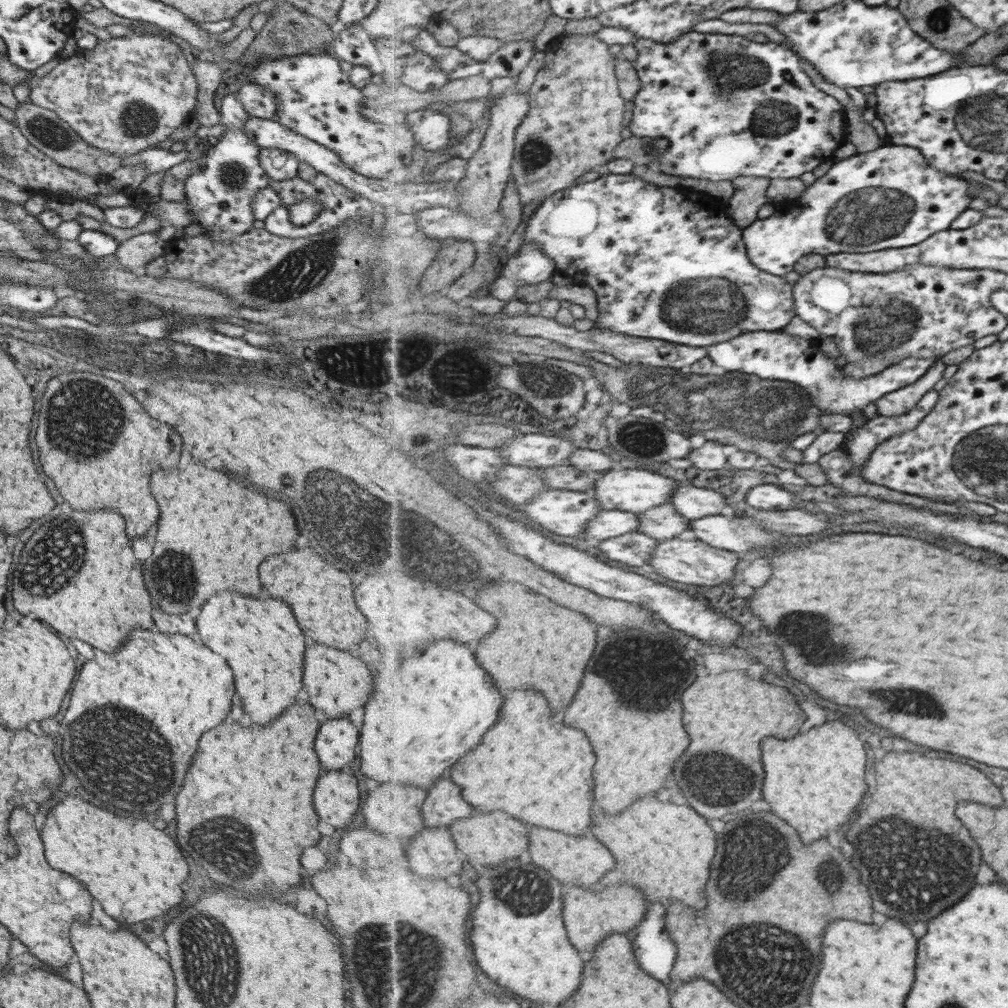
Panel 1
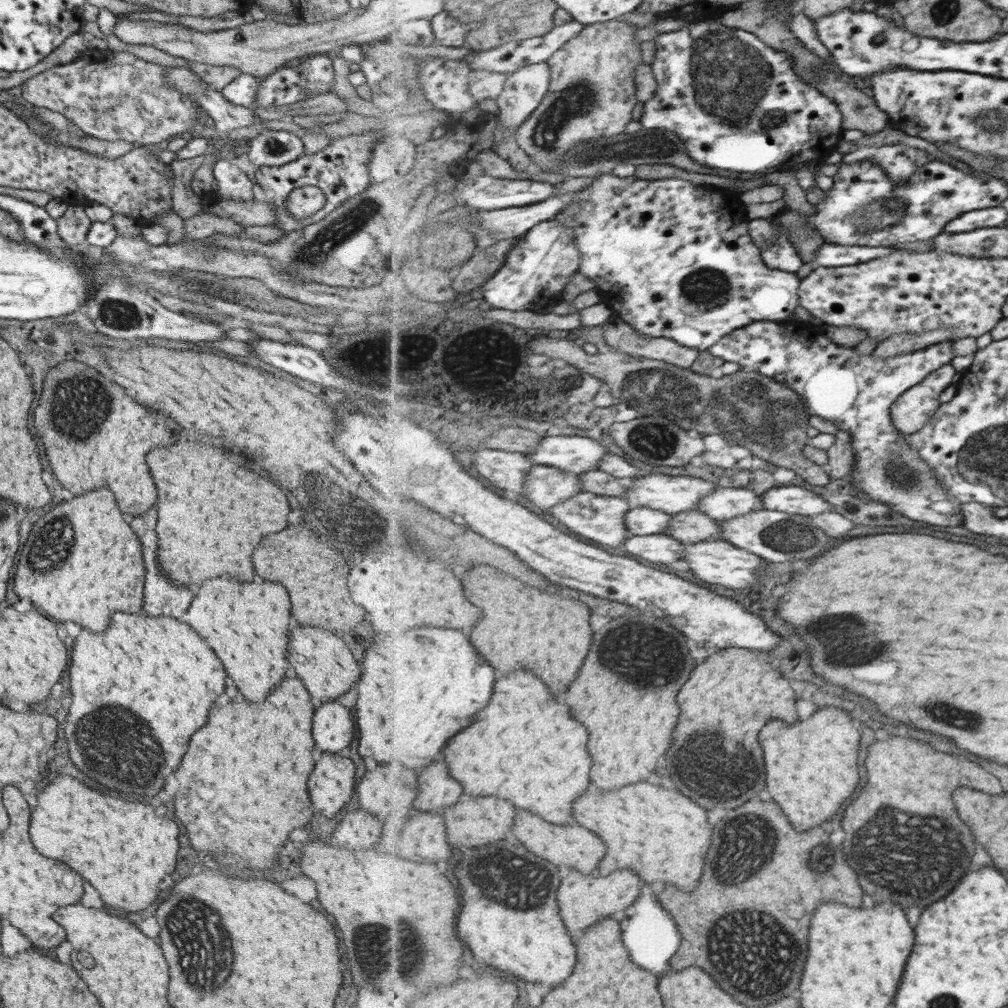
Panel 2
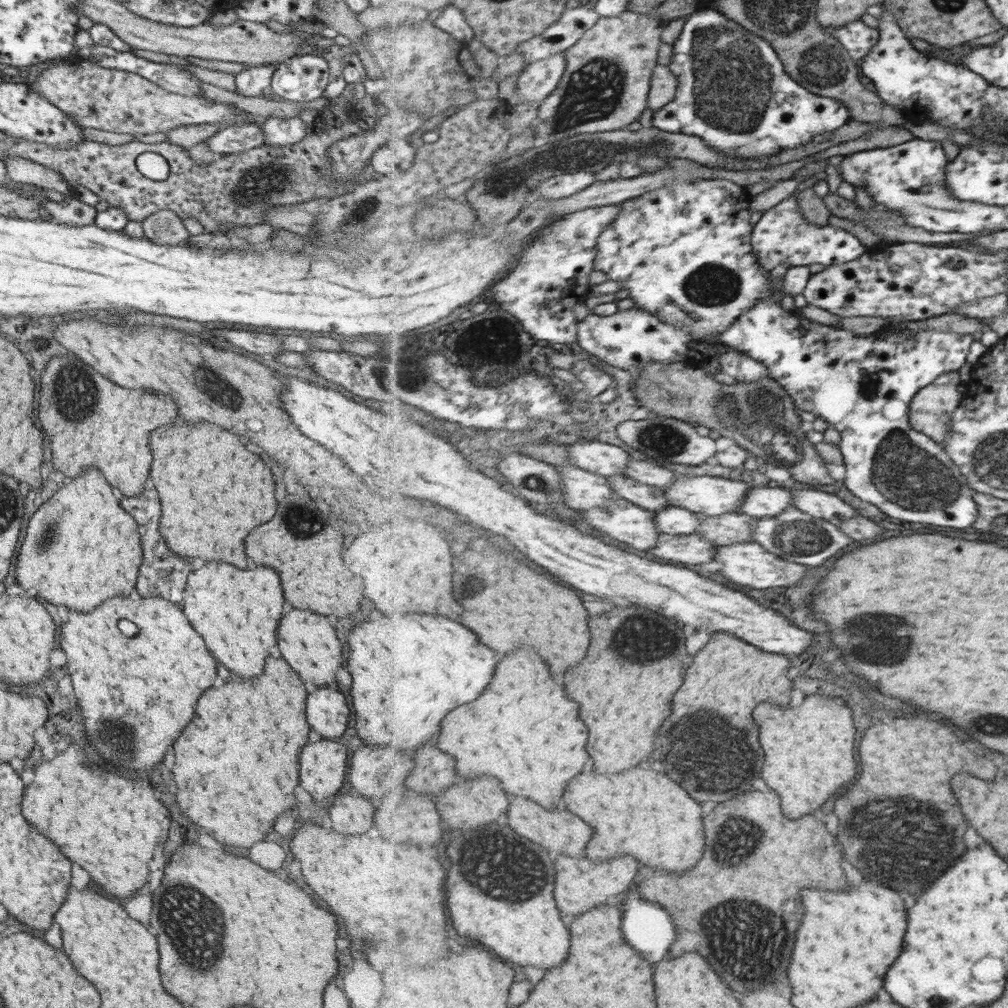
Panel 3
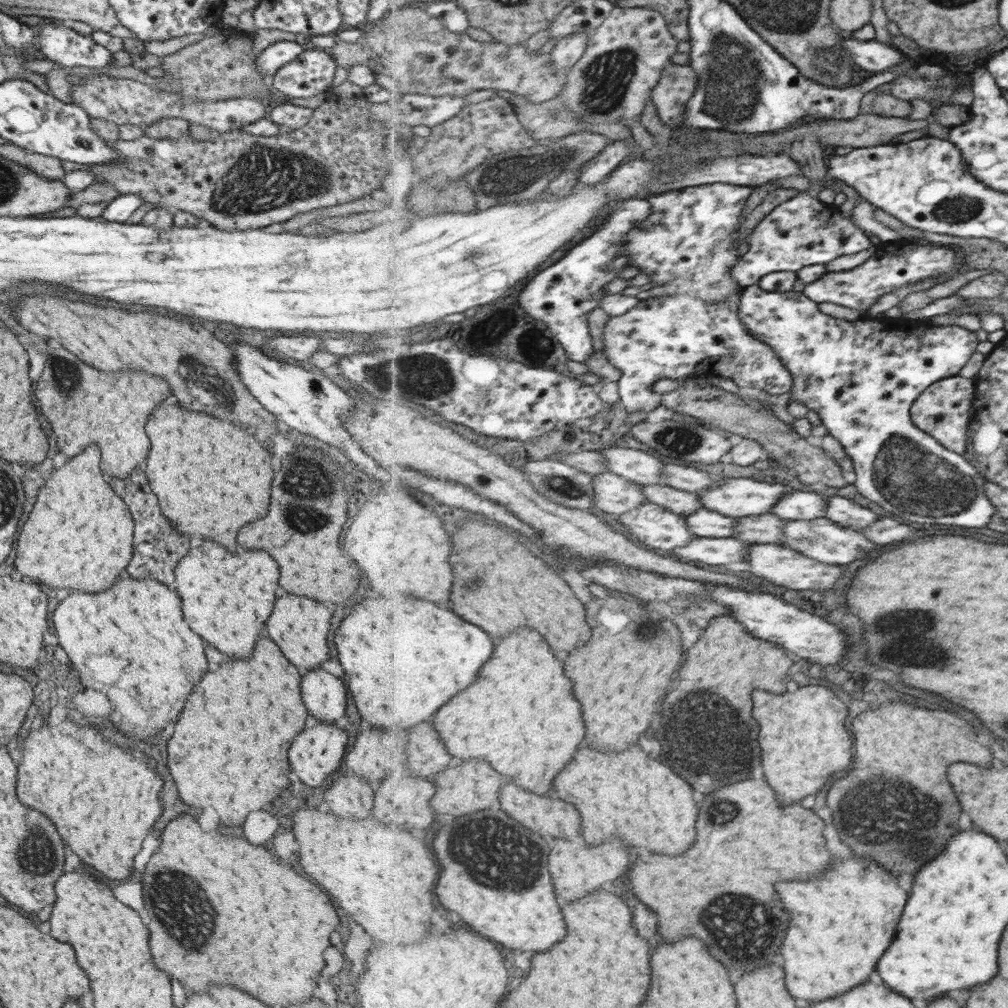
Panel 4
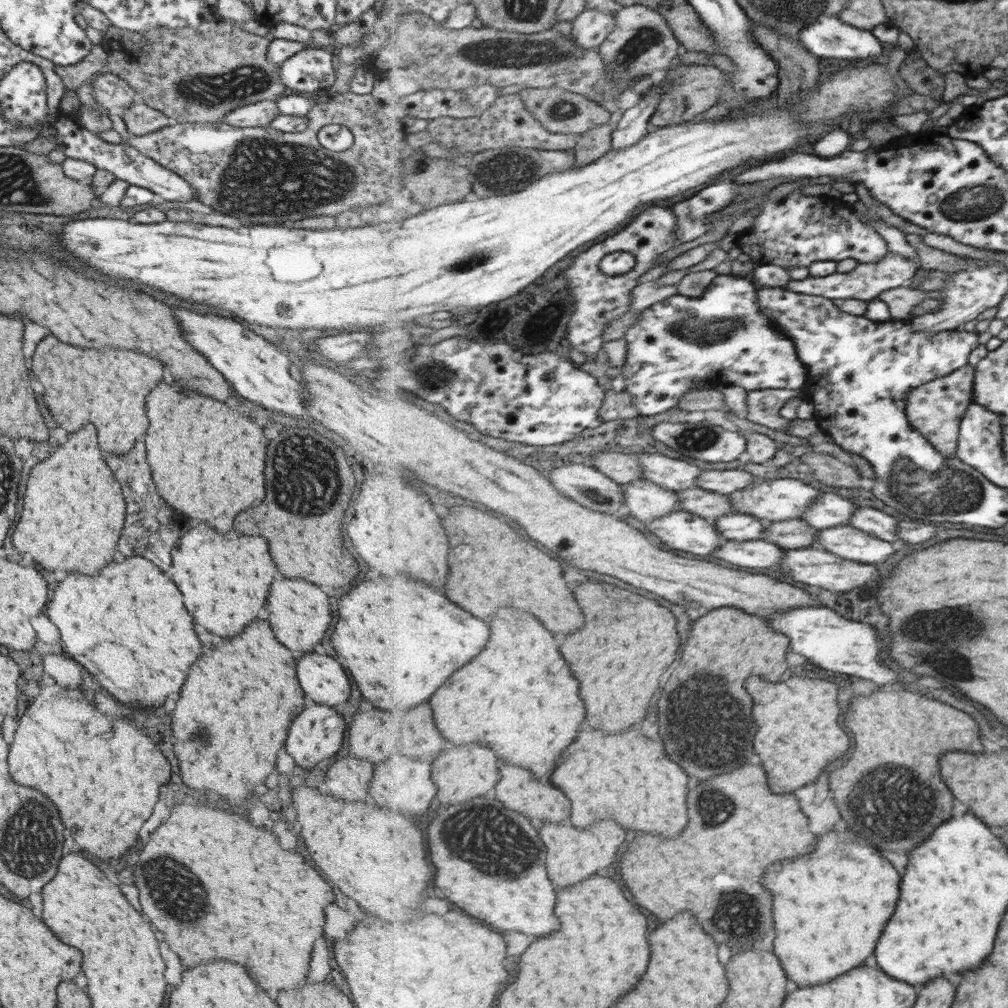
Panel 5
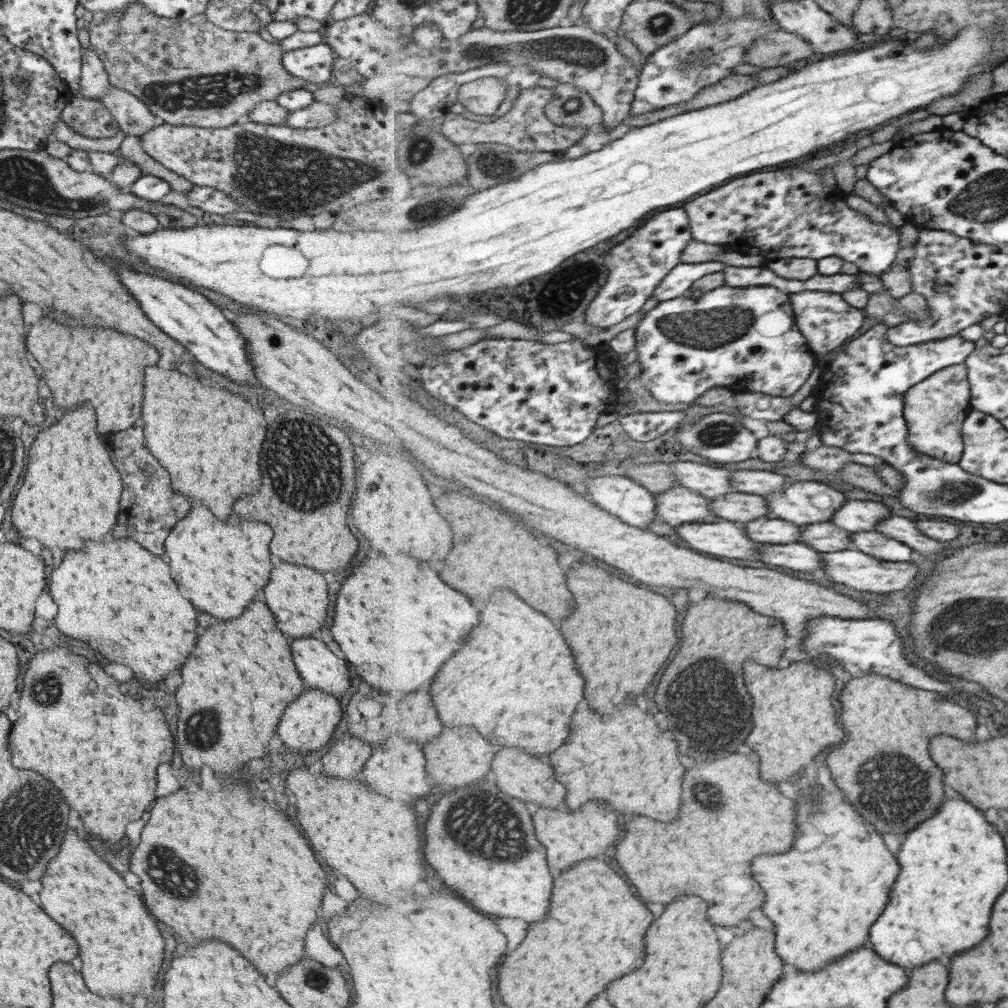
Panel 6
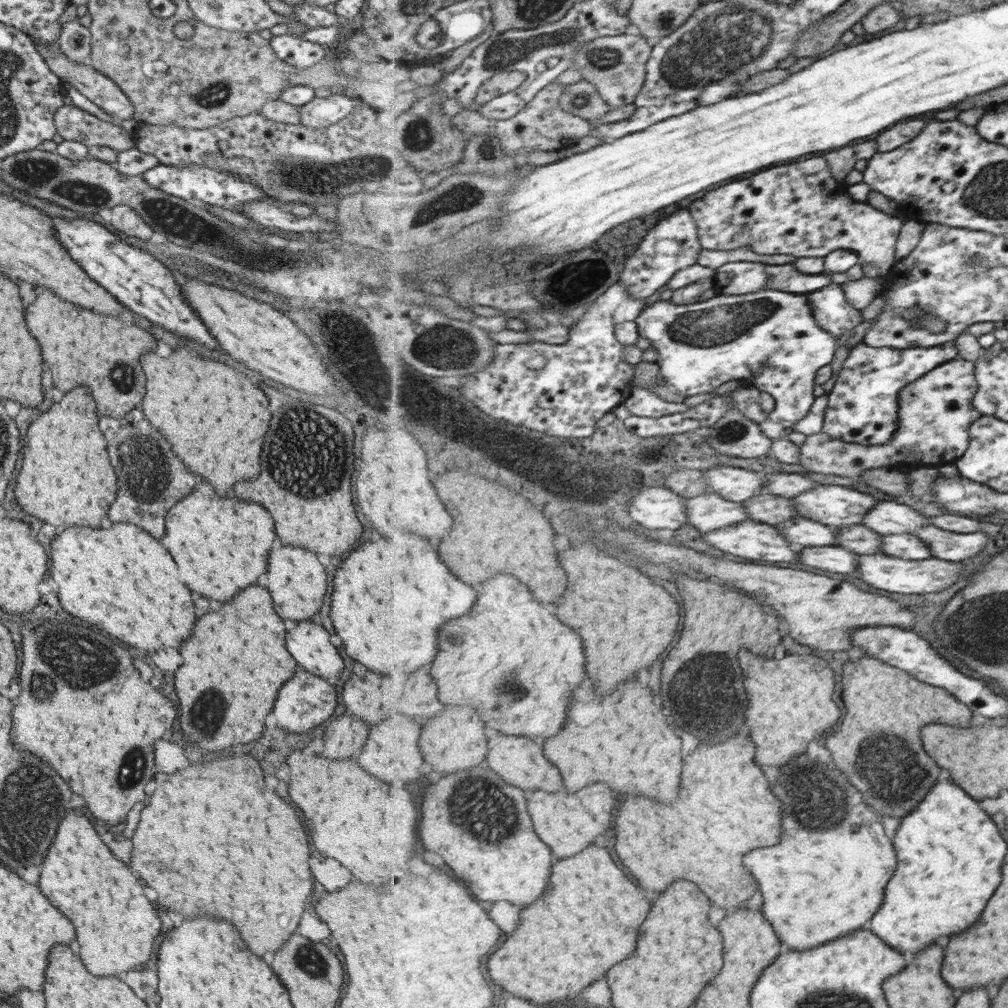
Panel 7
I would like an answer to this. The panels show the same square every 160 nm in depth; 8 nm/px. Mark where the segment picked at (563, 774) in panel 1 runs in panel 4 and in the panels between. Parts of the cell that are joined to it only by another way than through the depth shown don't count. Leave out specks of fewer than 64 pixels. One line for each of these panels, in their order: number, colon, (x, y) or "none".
2: (529, 743)
3: (504, 734)
4: (521, 714)

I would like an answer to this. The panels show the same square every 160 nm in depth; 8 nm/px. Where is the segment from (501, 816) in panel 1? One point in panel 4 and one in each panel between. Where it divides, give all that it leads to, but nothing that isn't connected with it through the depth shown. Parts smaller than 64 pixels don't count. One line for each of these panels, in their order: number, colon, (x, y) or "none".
2: (475, 822)
3: (470, 802)
4: (473, 786)

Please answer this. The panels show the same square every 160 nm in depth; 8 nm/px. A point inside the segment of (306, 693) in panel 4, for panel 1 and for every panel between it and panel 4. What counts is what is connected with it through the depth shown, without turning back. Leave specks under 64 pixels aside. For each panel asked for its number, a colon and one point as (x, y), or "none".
1: (336, 741)
2: (332, 729)
3: (327, 714)

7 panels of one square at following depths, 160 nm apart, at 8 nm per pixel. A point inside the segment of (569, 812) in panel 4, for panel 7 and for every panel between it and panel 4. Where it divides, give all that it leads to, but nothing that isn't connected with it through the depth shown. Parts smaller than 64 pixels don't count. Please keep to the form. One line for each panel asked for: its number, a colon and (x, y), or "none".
5: (519, 790)
6: (520, 774)
7: (521, 762)

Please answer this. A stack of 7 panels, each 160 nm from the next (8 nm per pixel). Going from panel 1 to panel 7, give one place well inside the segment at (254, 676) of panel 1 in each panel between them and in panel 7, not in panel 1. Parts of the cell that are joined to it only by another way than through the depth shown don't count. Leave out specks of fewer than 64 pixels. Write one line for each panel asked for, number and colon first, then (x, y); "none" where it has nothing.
2: (246, 625)
3: (235, 611)
4: (225, 599)
5: (224, 581)
6: (221, 575)
7: (220, 546)

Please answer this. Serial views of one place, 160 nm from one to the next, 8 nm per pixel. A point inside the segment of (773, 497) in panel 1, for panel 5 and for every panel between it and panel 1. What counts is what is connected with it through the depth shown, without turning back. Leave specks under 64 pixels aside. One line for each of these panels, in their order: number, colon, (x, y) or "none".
2: (788, 498)
3: (825, 505)
4: (839, 509)
5: (874, 521)

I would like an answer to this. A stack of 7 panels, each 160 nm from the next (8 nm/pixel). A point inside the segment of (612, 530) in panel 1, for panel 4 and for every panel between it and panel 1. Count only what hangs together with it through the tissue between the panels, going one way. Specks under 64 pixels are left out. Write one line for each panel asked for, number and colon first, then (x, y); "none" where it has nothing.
2: (642, 521)
3: (673, 520)
4: (704, 523)

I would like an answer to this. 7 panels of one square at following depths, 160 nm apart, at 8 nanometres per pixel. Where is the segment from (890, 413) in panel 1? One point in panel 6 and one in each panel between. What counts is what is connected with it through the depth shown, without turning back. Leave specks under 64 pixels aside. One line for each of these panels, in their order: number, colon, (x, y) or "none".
2: (913, 411)
3: (931, 411)
4: (944, 410)
5: (937, 408)
6: (936, 409)

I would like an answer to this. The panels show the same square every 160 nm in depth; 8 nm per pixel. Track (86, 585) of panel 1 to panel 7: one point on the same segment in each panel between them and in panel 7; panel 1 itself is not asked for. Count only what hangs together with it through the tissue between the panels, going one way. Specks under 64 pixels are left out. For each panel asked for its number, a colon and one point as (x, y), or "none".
2: (84, 581)
3: (86, 549)
4: (79, 532)
5: (73, 510)
6: (70, 493)
7: (68, 481)

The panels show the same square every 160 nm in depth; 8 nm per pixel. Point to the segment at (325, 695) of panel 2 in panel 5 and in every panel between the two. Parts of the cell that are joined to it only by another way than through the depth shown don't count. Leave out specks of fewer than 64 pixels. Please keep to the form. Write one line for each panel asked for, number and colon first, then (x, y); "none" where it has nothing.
3: (306, 641)
4: (298, 626)
5: (299, 614)

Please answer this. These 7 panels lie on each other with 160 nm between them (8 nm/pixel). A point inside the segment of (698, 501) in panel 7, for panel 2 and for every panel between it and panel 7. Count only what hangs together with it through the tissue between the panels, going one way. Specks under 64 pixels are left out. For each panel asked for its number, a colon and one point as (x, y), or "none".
2: (545, 486)
3: (583, 490)
4: (614, 494)
5: (644, 500)
6: (678, 505)

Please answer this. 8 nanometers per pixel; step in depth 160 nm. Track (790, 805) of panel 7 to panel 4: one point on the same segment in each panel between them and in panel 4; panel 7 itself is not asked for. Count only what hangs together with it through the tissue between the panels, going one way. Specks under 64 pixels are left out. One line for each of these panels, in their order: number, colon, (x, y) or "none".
4: (843, 923)
5: (831, 907)
6: (823, 896)

